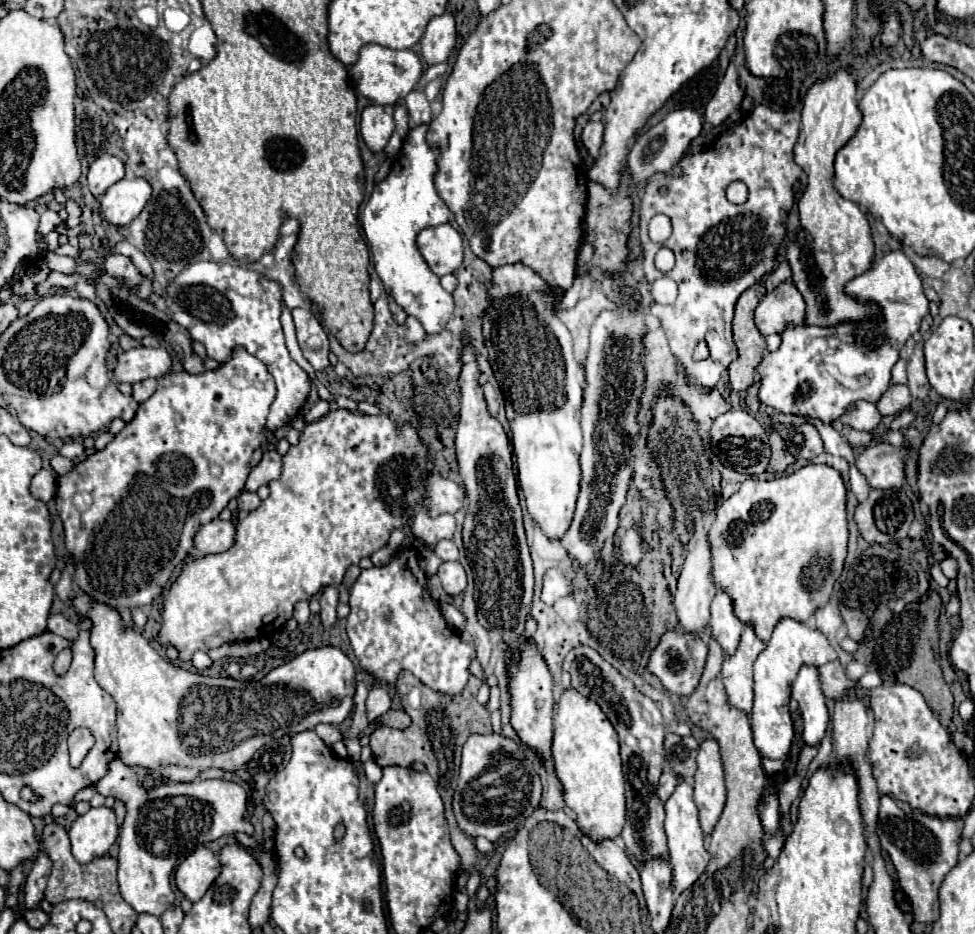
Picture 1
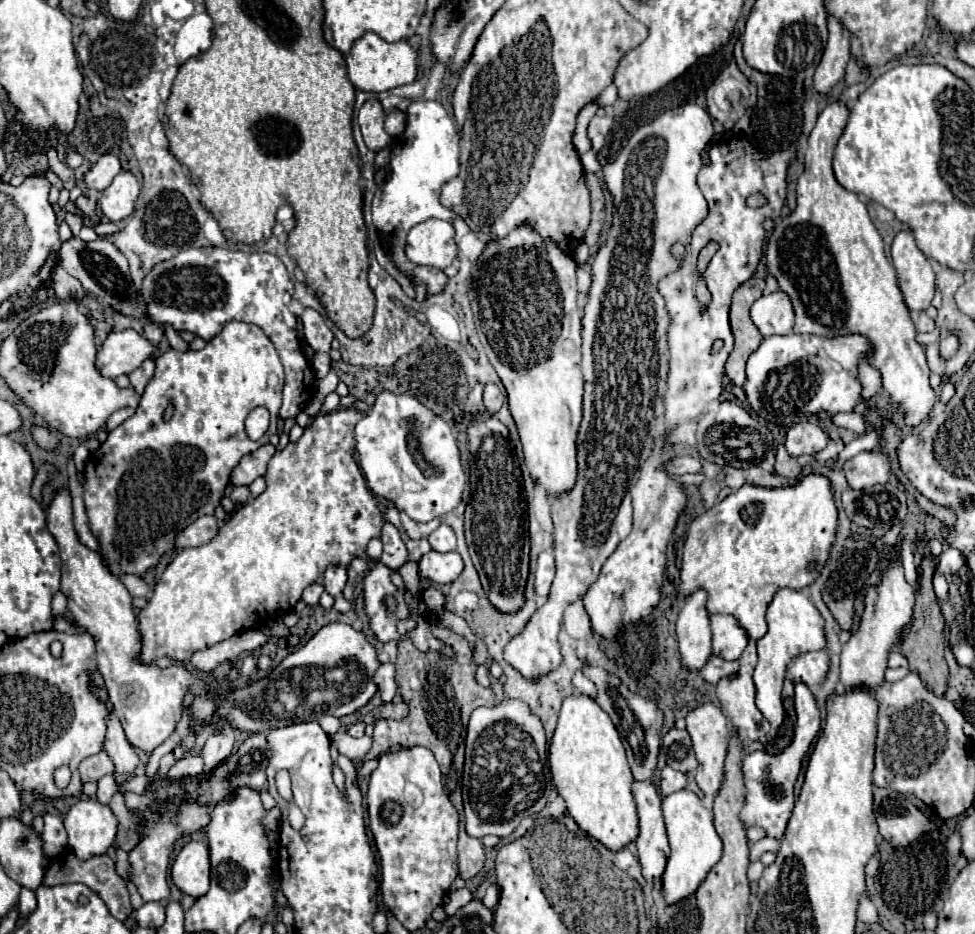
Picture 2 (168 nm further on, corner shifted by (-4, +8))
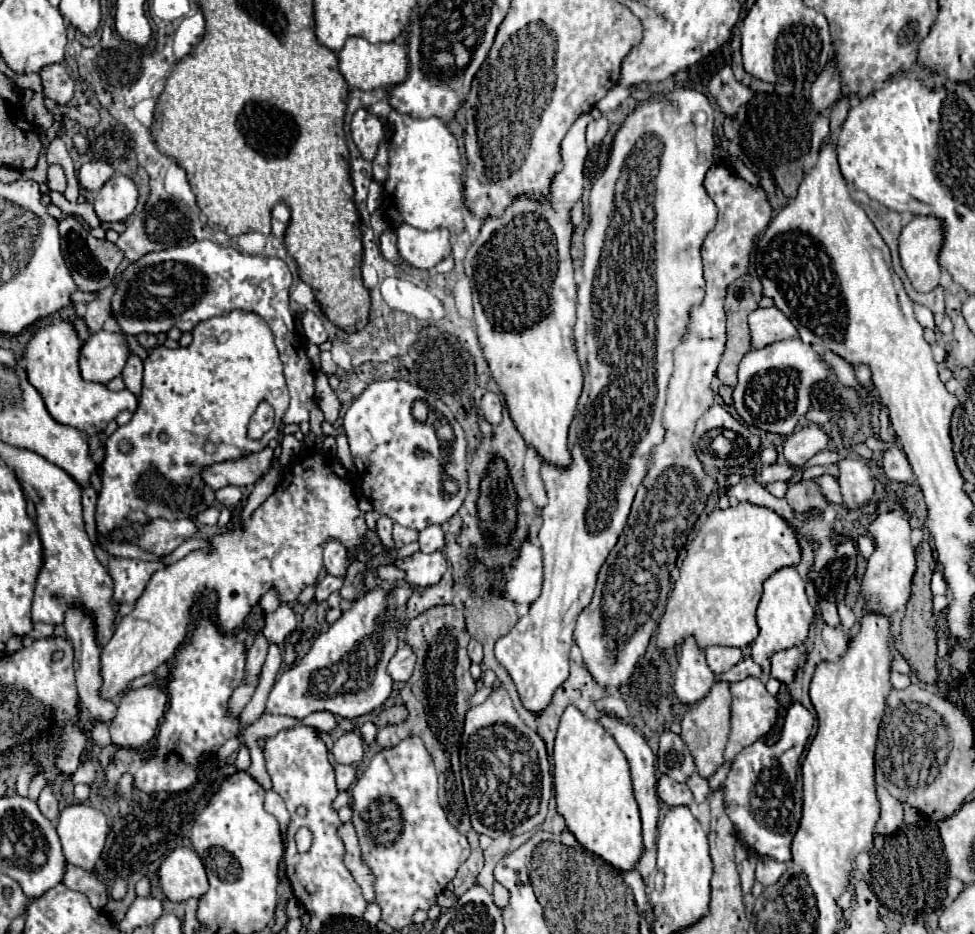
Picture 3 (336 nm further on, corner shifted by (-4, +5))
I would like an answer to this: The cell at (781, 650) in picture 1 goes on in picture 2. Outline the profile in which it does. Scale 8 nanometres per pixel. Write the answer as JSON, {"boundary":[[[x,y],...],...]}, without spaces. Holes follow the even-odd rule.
{"boundary":[[[780,588],[768,610],[766,610],[766,622],[768,632],[764,638],[756,642],[758,646],[758,664],[754,670],[754,684],[756,684],[756,704],[760,712],[766,716],[766,720],[772,724],[772,728],[780,728],[784,720],[784,708],[782,708],[782,682],[786,678],[786,666],[788,662],[808,650],[824,650],[826,638],[824,638],[824,618],[816,610],[816,606],[810,602],[810,598],[804,594],[804,590],[792,590],[792,588]]]}

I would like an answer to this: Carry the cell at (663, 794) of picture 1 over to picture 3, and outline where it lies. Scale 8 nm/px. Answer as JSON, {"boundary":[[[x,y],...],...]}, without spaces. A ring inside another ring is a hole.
{"boundary":[[[662,775],[658,779],[658,797],[670,807],[672,805],[690,805],[694,799],[686,783],[678,783],[668,775]]]}

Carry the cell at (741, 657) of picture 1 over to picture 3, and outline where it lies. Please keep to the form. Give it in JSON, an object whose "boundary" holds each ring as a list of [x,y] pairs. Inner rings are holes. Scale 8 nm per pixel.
{"boundary":[[[746,677],[740,683],[732,683],[730,693],[732,693],[732,731],[730,731],[728,747],[724,753],[726,763],[732,761],[744,747],[764,737],[776,723],[776,715],[778,715],[776,699],[766,691],[764,683],[758,677]]]}

